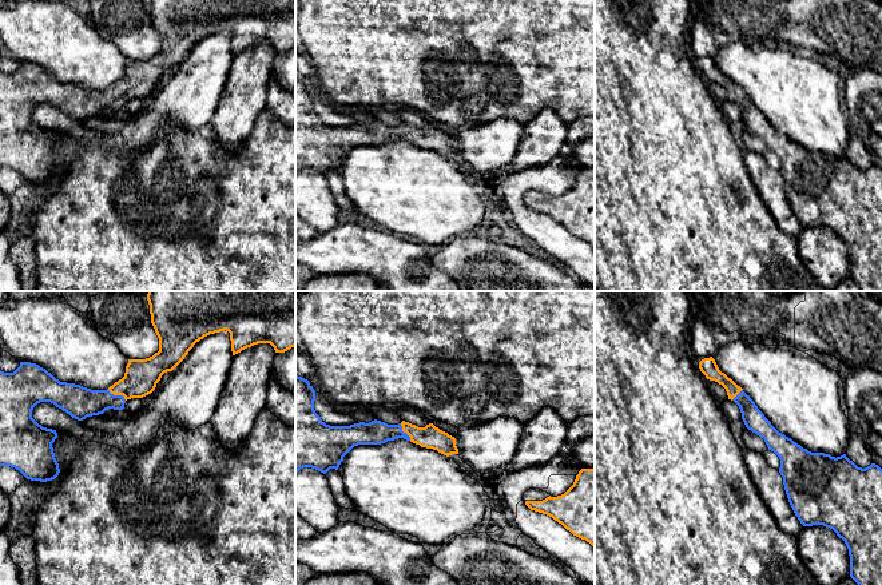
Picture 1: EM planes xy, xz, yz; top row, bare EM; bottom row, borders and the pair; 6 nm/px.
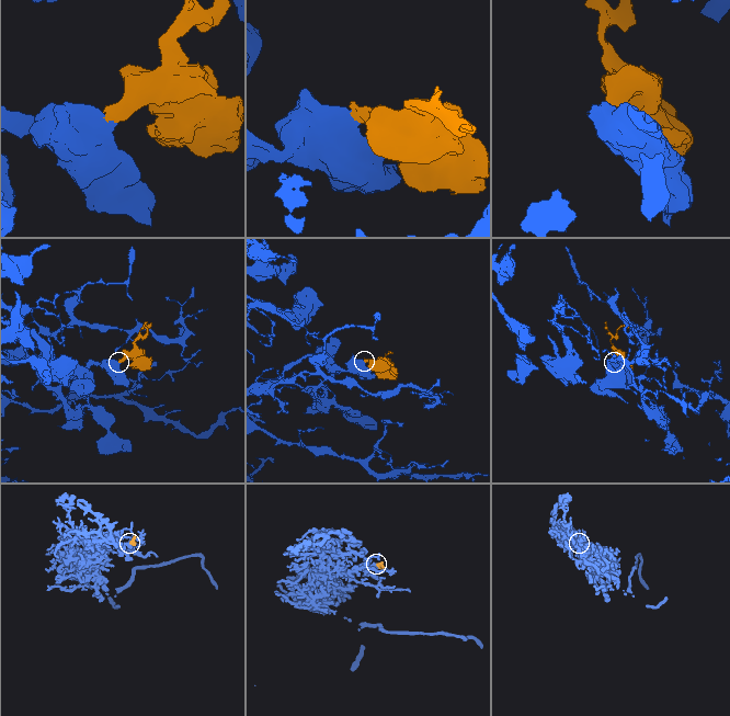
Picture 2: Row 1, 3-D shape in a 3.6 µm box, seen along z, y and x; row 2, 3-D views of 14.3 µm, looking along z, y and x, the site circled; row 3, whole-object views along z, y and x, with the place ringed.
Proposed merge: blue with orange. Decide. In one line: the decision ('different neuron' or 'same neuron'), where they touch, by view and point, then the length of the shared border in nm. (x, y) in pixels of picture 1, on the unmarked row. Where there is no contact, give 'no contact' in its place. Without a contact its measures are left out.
same neuron | xy (116, 96) | 140 nm

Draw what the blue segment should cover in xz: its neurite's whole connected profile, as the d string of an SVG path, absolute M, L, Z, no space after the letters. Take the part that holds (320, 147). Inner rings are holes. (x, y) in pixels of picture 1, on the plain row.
M295 75L295 175L303 168L315 170L326 175L330 170L338 171L343 158L358 146L381 146L388 142L404 139L421 148L433 150L449 158L458 155L456 139L440 131L433 124L418 128L402 122L398 126L388 126L381 122L359 123L350 127L326 126L314 111L315 91L310 83Z

